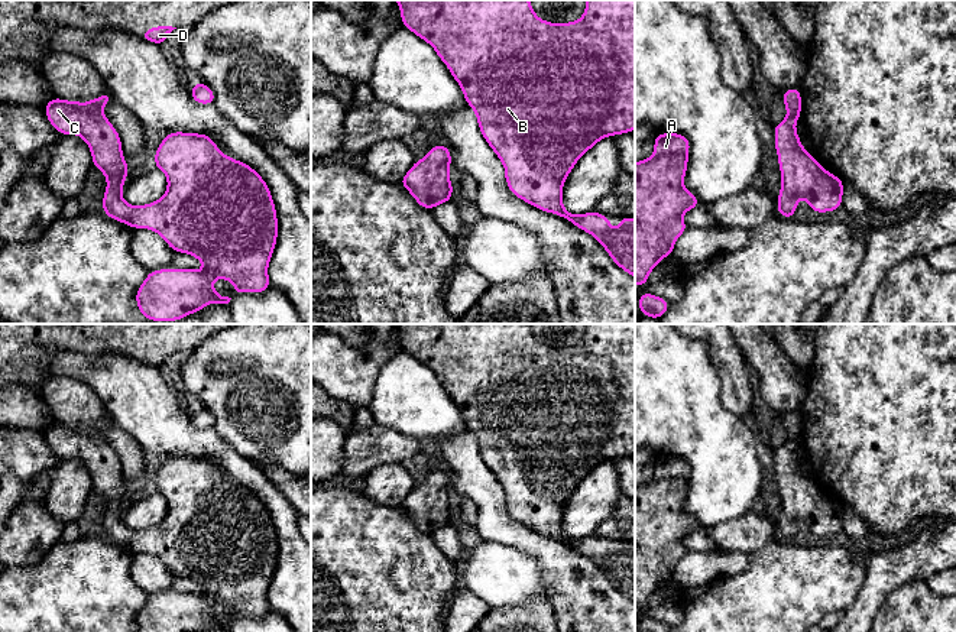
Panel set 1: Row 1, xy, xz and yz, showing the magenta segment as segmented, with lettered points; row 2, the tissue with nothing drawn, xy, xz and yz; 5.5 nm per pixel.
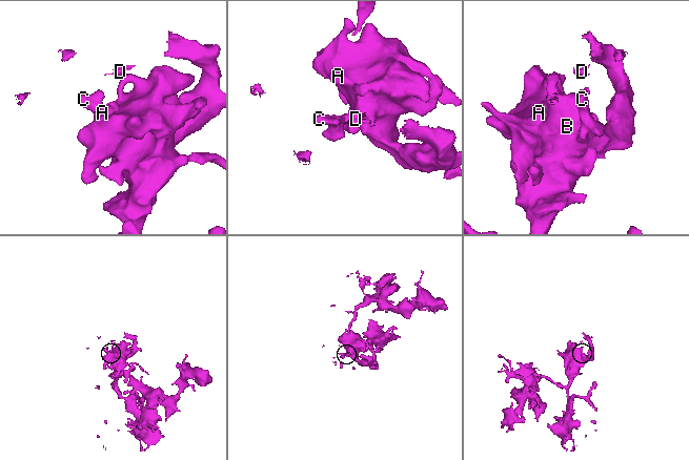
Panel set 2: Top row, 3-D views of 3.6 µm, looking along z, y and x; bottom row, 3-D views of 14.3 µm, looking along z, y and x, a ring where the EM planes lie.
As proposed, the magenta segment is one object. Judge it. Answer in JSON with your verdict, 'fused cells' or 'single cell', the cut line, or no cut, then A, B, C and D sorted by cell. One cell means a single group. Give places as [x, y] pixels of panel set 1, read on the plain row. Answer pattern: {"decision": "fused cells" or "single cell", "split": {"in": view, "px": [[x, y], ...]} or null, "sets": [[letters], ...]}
{"decision": "single cell", "split": null, "sets": [["A", "B", "C", "D"]]}

